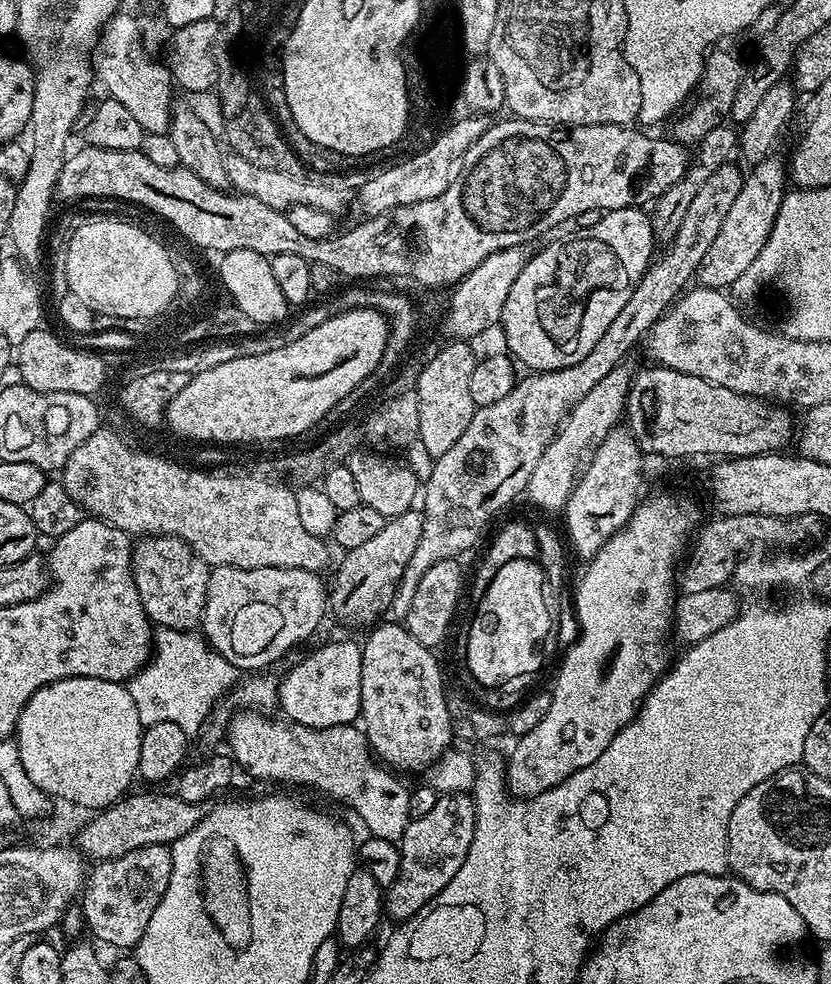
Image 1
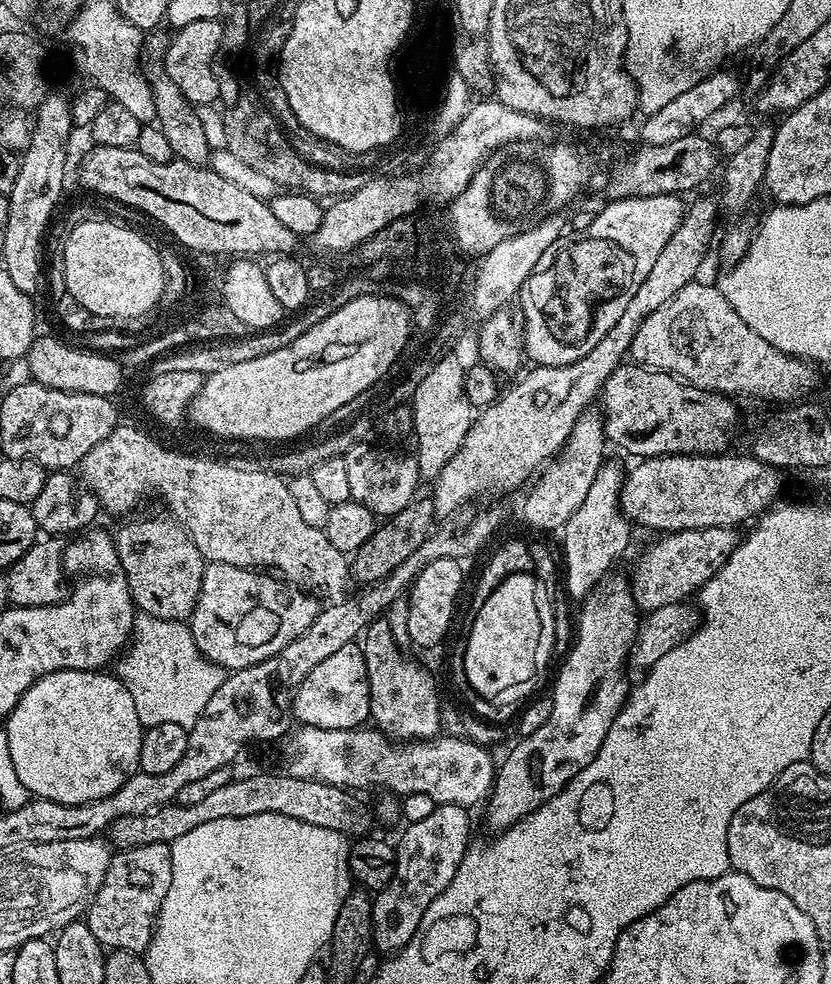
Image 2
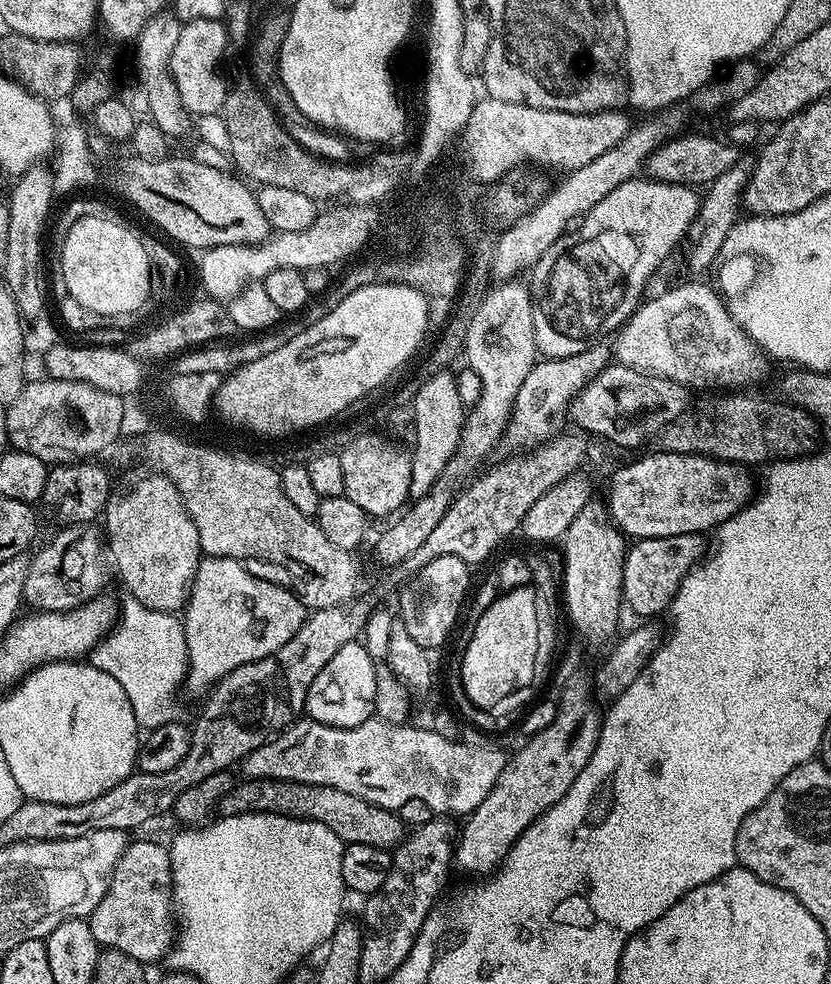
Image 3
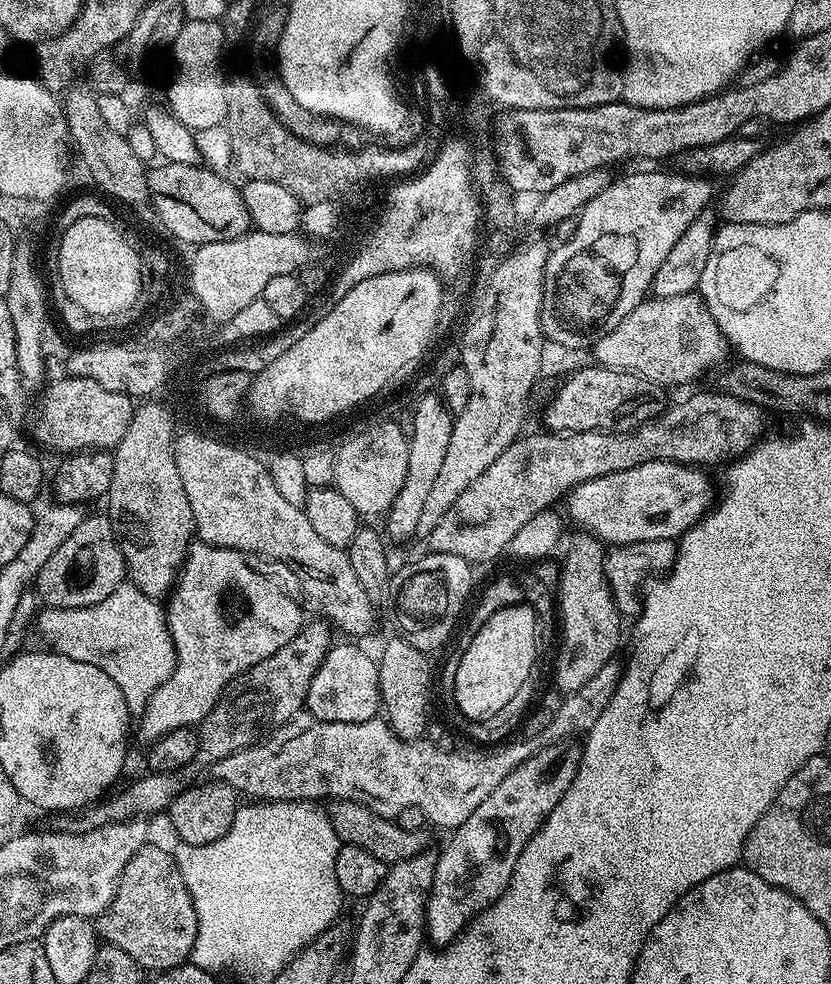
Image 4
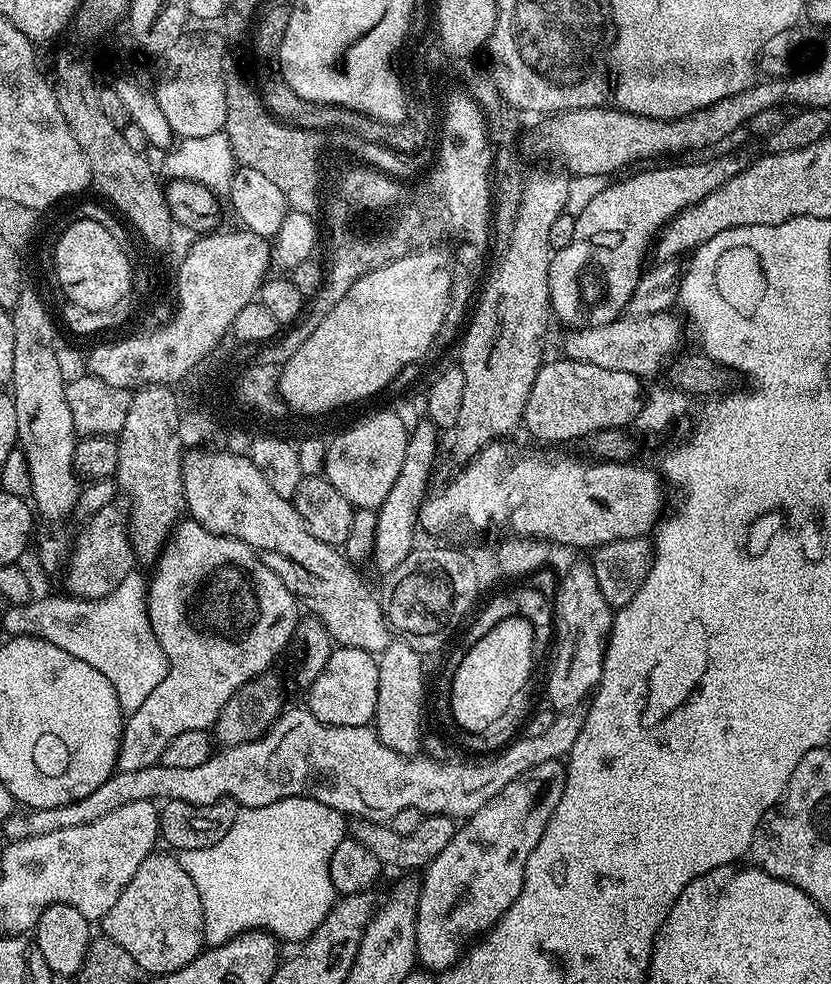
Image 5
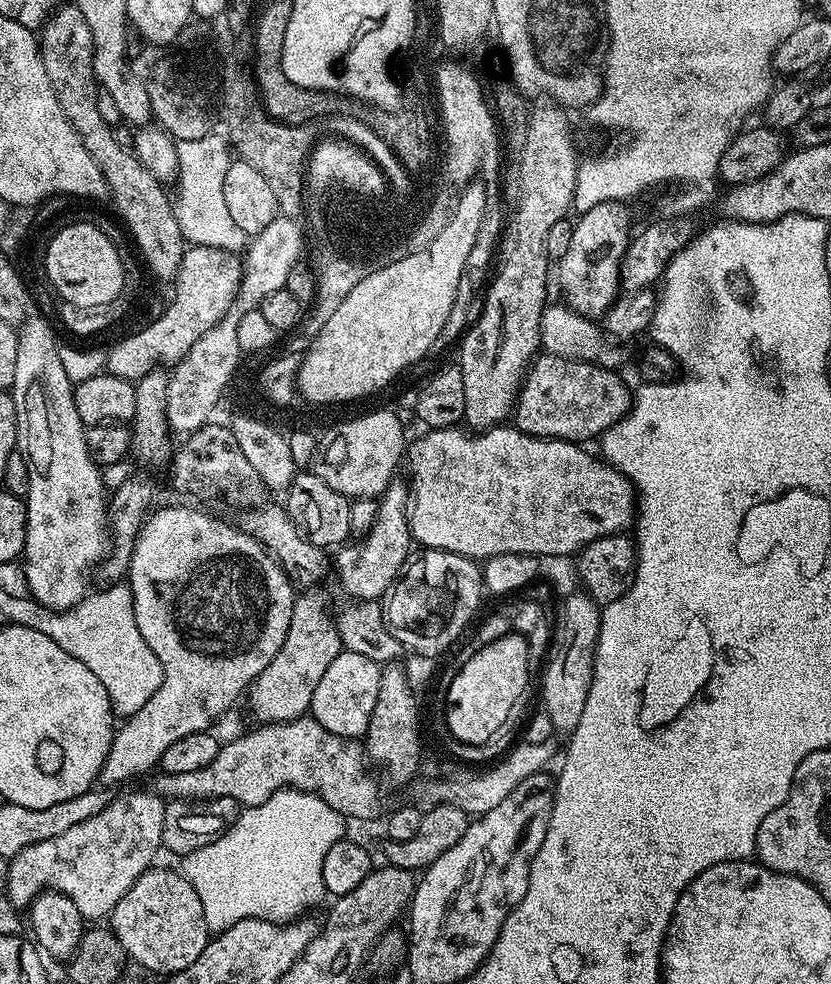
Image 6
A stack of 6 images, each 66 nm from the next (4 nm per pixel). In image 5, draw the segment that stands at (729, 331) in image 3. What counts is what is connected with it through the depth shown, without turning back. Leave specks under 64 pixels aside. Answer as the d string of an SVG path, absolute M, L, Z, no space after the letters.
M671 311L658 312L653 316L621 318L597 328L577 328L567 333L563 355L569 360L602 366L602 370L622 370L647 378L660 367L661 371L679 353L676 351L680 348L680 328L672 315Z

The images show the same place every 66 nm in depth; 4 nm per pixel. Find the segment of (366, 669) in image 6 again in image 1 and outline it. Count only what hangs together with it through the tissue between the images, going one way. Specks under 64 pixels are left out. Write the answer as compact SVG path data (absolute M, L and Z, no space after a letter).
M352 640L324 644L304 656L280 680L278 708L295 724L311 728L329 728L353 723L361 715L362 698L361 645Z

